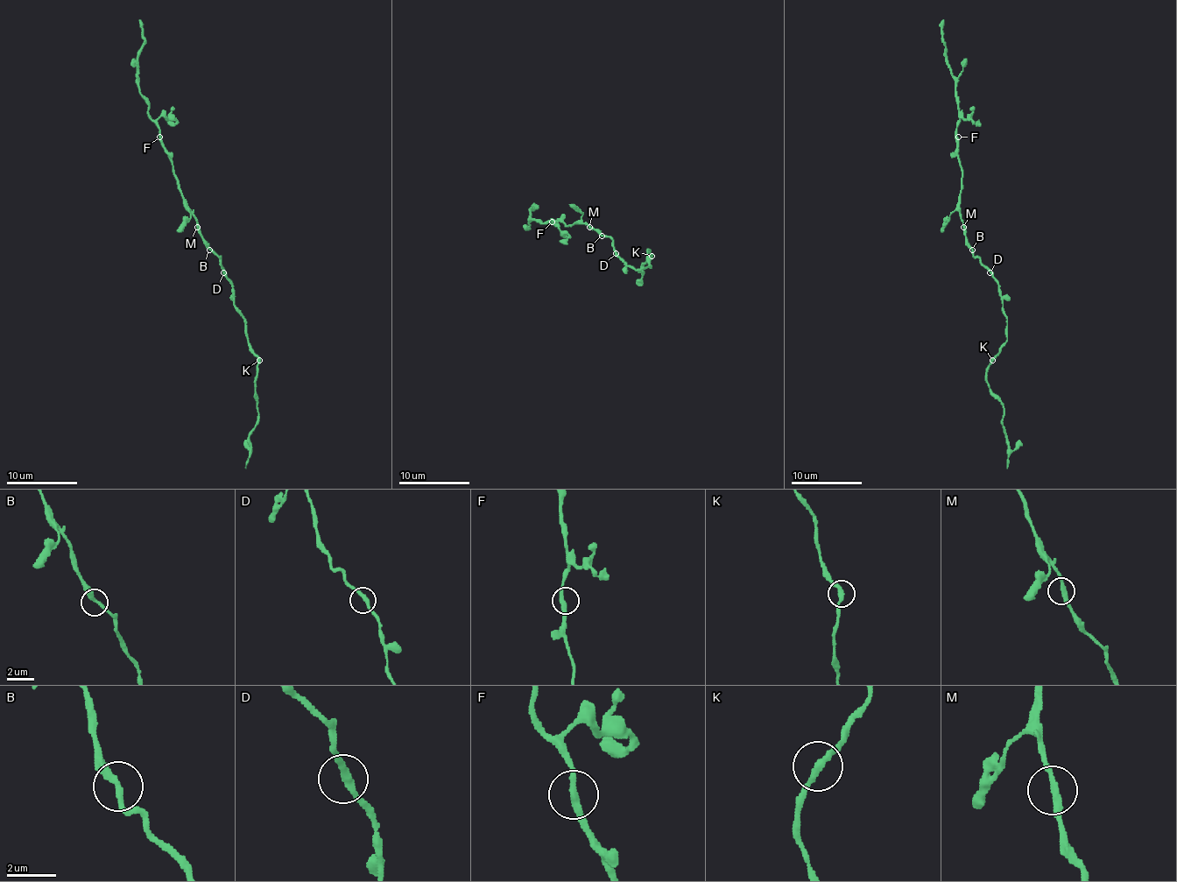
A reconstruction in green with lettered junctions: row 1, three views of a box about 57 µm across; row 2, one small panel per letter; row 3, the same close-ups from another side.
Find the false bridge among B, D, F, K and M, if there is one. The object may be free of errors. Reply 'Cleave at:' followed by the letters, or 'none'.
Cleave at: none

